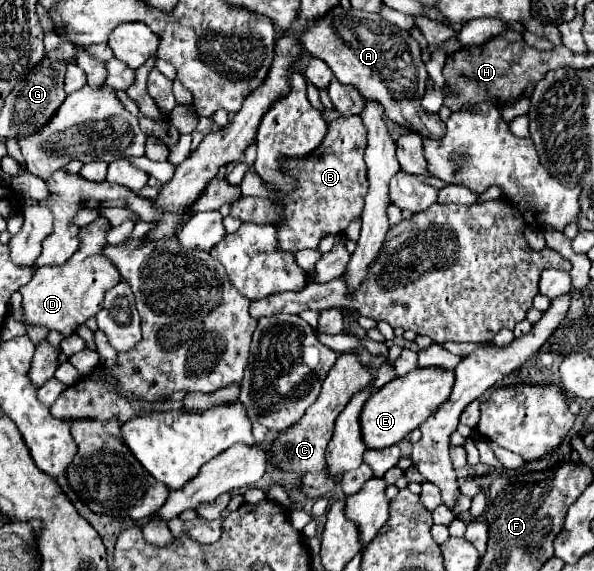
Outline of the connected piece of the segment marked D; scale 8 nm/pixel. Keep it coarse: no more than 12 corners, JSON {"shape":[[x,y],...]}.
{"shape":[[109,221],[81,229],[63,265],[37,267],[23,325],[71,337],[119,283]]}

